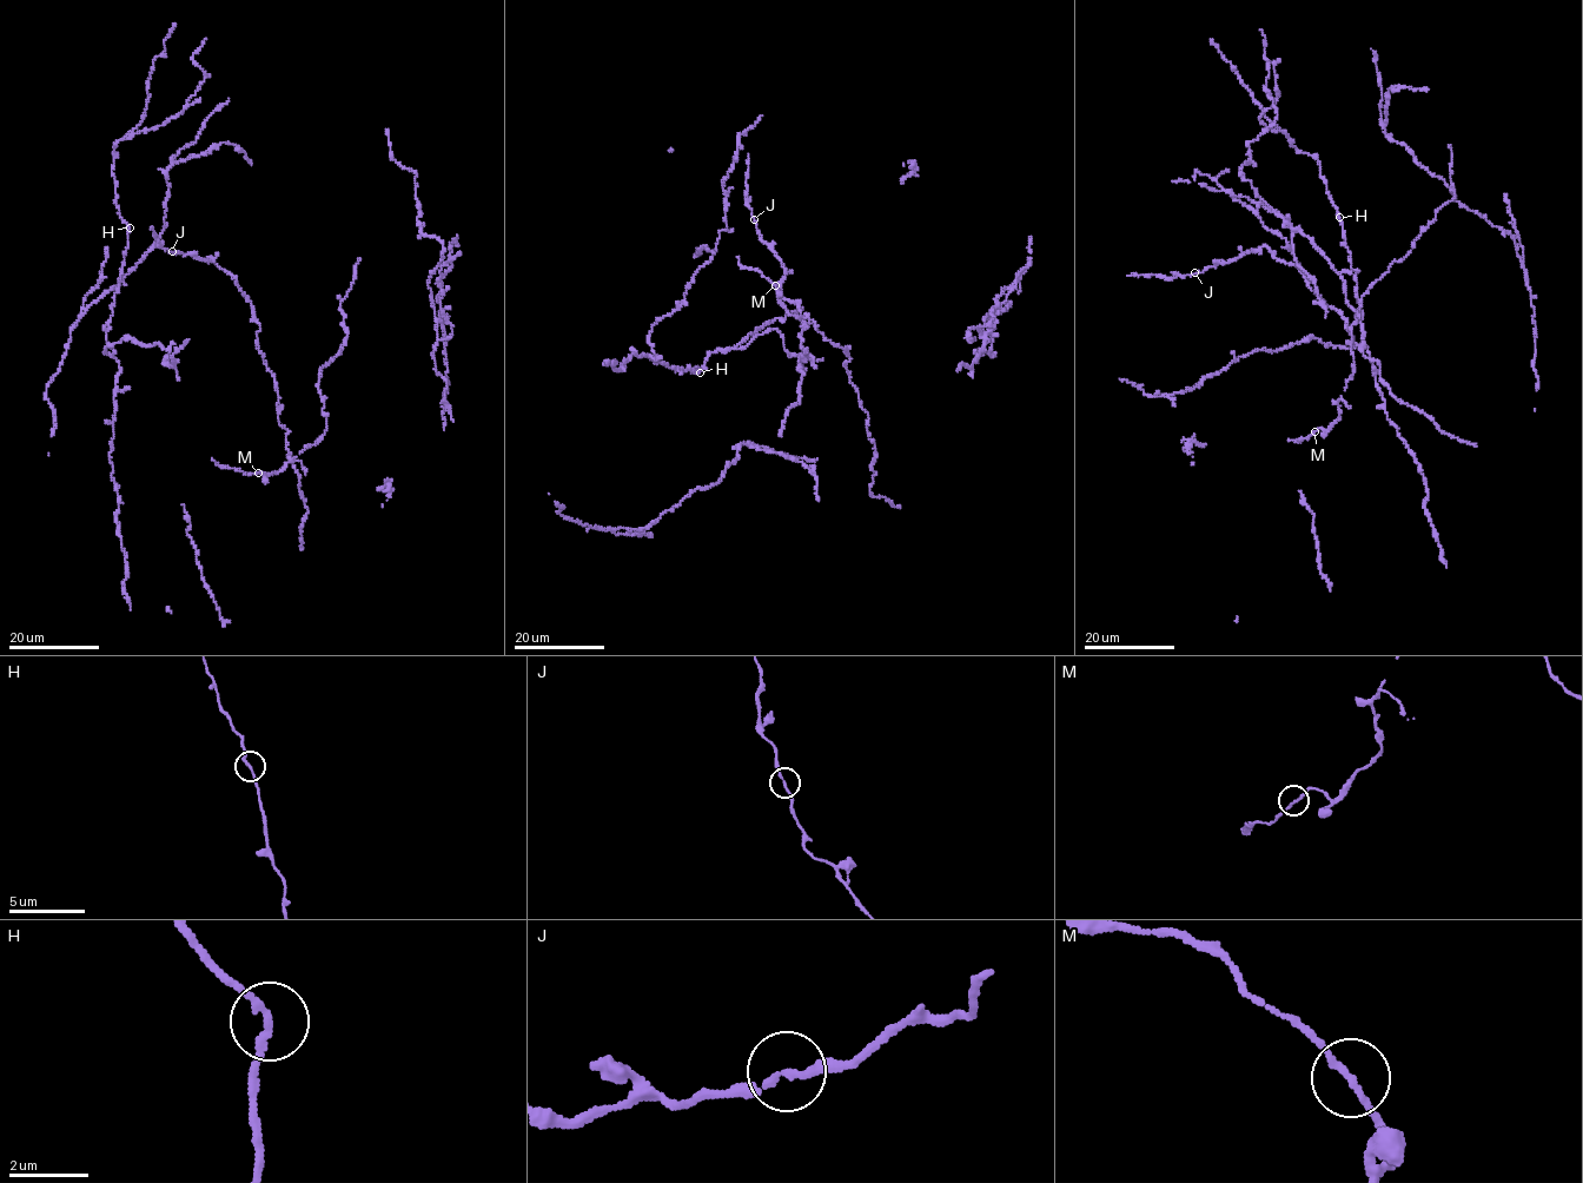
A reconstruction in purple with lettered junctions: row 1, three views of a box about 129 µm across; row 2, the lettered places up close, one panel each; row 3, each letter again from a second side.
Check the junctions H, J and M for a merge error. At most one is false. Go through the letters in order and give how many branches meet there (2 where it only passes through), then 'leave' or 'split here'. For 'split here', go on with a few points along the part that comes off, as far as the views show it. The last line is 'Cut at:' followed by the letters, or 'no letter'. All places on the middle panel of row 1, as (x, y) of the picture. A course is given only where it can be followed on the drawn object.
H: 2 branches meet; leave
J: 2 branches meet; leave
M: 2 branches meet; leave
Cut at: no letter

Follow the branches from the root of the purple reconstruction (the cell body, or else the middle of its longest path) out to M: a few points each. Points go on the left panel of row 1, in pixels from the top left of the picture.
M: (211, 458), (247, 474), (258, 473)

